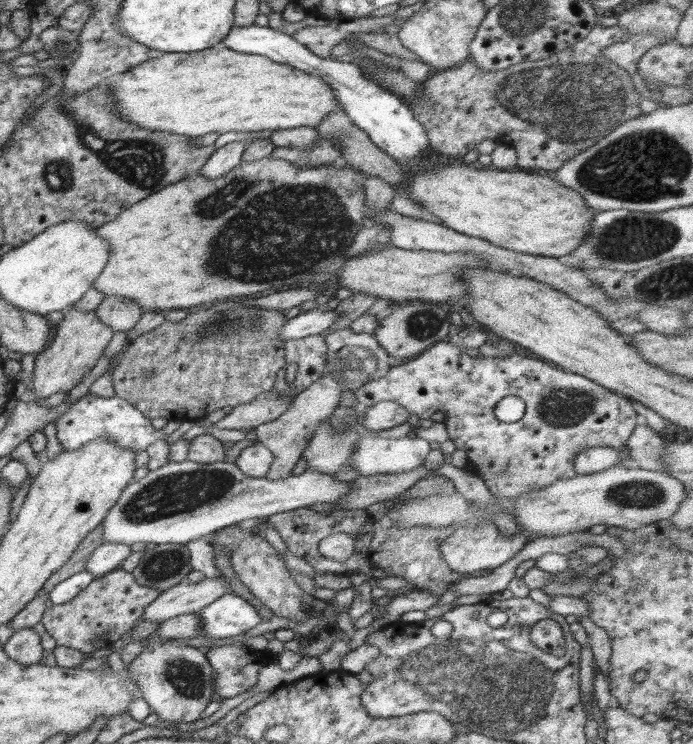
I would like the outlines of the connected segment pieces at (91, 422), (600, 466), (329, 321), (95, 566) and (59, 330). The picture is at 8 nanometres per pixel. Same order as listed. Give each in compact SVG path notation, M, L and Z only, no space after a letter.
M93 392L82 396L76 403L72 403L70 408L60 414L56 422L57 439L62 444L63 450L76 450L83 444L95 438L109 438L120 448L133 450L138 453L146 450L150 444L157 440L166 440L182 424L182 421L169 420L166 427L157 430L151 425L151 421L146 415L126 402L120 397L100 397Z
M594 447L581 450L574 459L573 467L578 475L602 472L616 465L631 464L628 452L622 448Z
M332 305L301 311L296 317L287 319L279 335L285 342L290 339L320 335L321 332L328 330L338 317L339 314L333 310Z
M102 543L93 550L86 561L86 569L94 578L102 577L107 572L119 569L122 563L130 556L130 545L124 543Z
M72 307L64 312L64 319L56 325L56 336L50 346L37 354L32 383L35 396L48 399L56 392L63 392L68 399L69 391L95 367L114 333L95 314L96 311L81 311Z

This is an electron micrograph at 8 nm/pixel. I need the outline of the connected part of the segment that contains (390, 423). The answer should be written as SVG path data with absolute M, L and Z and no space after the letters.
M387 400L364 408L361 423L372 432L390 430L394 426L404 424L408 420L409 414L409 410L397 402Z

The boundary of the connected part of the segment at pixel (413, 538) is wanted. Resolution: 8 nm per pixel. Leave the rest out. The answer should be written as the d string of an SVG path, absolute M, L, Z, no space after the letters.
M384 515L377 521L373 521L374 536L372 537L368 556L378 570L386 571L388 576L398 577L410 583L410 589L424 589L429 582L444 582L444 584L456 584L462 580L462 574L450 570L443 554L440 552L440 543L450 536L456 526L428 528L424 525L417 527L397 527L395 522Z

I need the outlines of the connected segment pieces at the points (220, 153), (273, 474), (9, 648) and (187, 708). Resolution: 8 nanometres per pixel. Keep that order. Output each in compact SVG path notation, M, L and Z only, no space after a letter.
M232 141L222 148L218 148L212 157L206 161L206 165L199 170L198 174L209 179L220 178L226 172L234 170L241 164L242 155L246 149L242 141Z
M330 375L320 377L312 385L299 392L281 416L256 427L256 436L258 436L256 441L269 448L273 454L271 467L265 476L267 479L281 479L293 474L292 469L298 464L316 427L334 412L338 406L340 394L346 386L344 381Z
M33 628L13 631L8 642L2 646L2 650L10 659L26 666L44 661L41 636L36 634Z
M146 640L148 646L129 663L128 673L142 692L142 698L160 721L196 722L212 700L216 699L214 669L198 648L173 640Z

